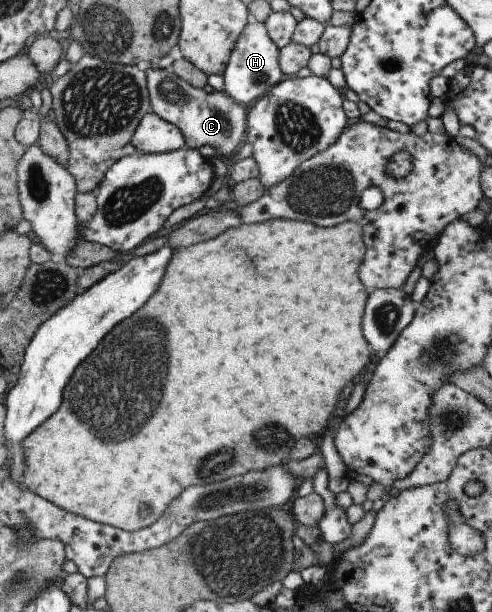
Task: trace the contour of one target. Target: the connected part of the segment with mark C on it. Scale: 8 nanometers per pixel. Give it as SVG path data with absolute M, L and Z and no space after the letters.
M149 68L145 74L151 112L179 129L185 148L212 148L215 155L229 164L230 157L245 142L245 106L223 91L209 92L209 88L195 88L169 69Z

